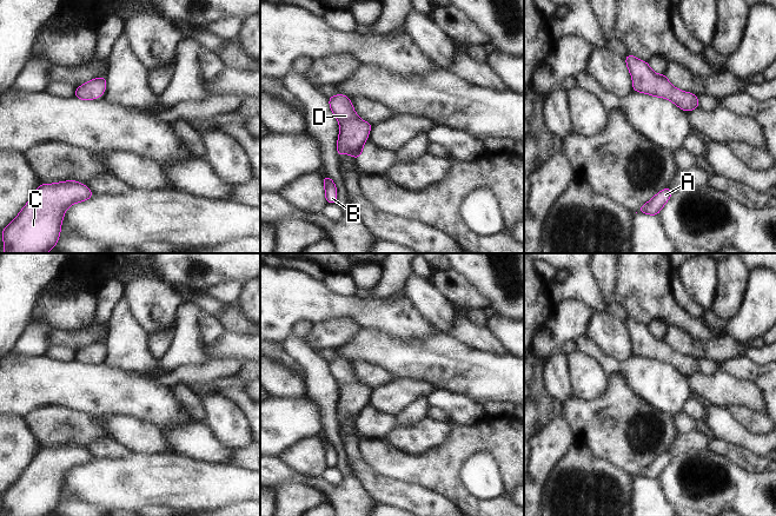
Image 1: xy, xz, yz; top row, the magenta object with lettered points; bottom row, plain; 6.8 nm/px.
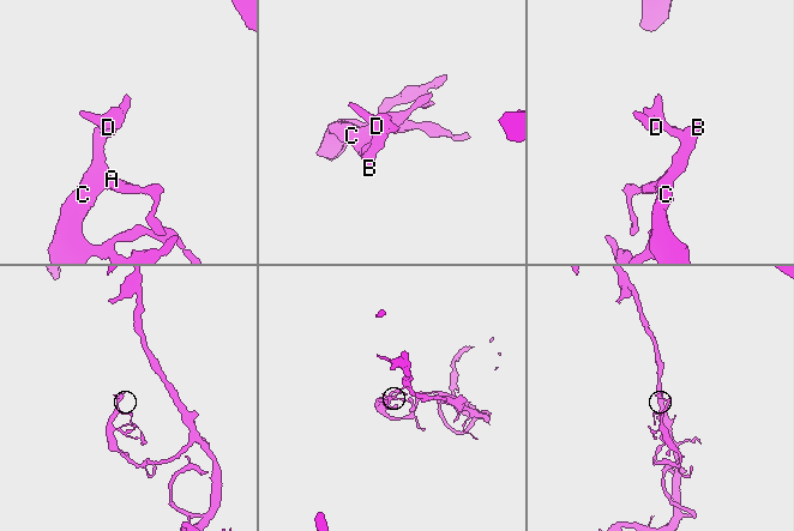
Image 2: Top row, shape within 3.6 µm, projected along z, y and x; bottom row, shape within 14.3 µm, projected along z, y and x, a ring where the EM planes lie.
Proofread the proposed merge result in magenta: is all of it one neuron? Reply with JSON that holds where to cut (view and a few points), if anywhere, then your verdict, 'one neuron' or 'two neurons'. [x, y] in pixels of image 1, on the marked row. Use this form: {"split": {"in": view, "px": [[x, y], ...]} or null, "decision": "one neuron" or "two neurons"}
{"split": null, "decision": "one neuron"}

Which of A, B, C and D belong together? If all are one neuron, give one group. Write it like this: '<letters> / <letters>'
A B C D

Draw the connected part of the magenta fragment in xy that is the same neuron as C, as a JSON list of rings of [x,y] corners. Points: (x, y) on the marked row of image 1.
[[[75,180],[40,184],[20,213],[1,231],[4,253],[47,253],[54,249],[66,210],[95,197]]]

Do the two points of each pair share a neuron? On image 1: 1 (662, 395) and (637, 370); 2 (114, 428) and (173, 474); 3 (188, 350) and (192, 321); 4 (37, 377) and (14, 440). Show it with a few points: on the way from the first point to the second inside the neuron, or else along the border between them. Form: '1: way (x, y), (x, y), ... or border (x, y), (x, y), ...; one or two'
1: way (656, 389), (643, 376); one
2: border (132, 452), (176, 454); two
3: way (188, 343), (188, 328); one
4: border (12, 414), (22, 417); two

